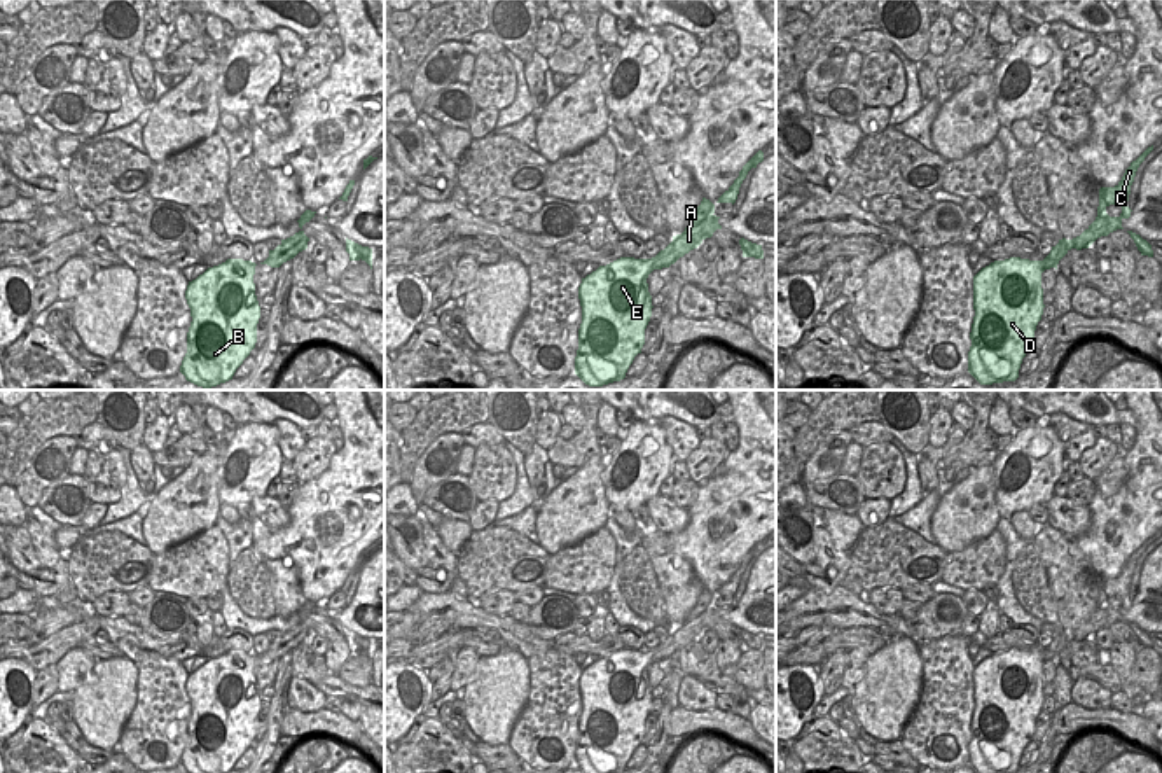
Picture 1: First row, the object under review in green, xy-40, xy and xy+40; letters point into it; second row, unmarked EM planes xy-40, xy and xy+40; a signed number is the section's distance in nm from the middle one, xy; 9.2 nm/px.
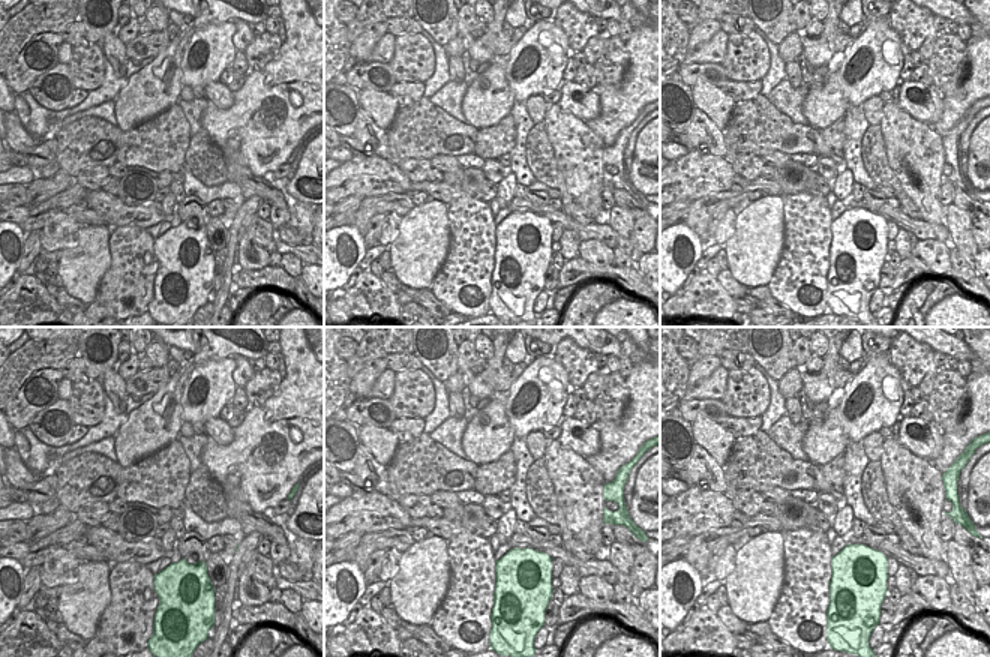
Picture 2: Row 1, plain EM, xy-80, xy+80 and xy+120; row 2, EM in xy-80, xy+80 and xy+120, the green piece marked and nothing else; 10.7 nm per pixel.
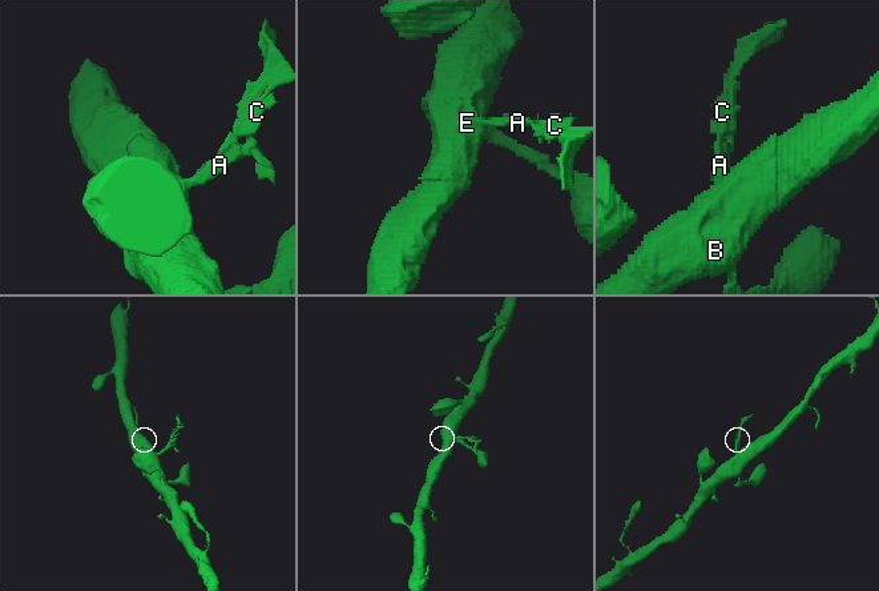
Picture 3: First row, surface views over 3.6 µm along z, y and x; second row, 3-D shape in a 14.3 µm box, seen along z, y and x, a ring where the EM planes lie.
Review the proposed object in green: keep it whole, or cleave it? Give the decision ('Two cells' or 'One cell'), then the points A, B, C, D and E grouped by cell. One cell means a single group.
Two cells. Groups: A C / B D E

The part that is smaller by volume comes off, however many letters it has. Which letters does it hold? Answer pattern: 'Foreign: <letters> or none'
Foreign: A, C

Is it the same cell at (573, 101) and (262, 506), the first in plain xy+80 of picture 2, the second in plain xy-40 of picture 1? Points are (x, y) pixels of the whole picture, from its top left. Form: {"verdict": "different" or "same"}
{"verdict": "same"}

